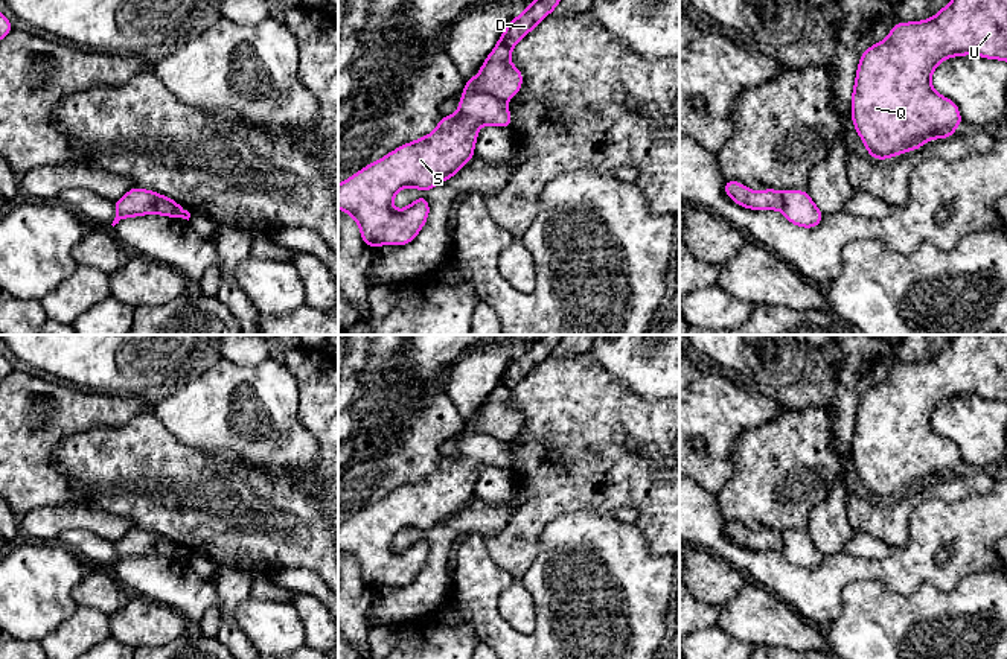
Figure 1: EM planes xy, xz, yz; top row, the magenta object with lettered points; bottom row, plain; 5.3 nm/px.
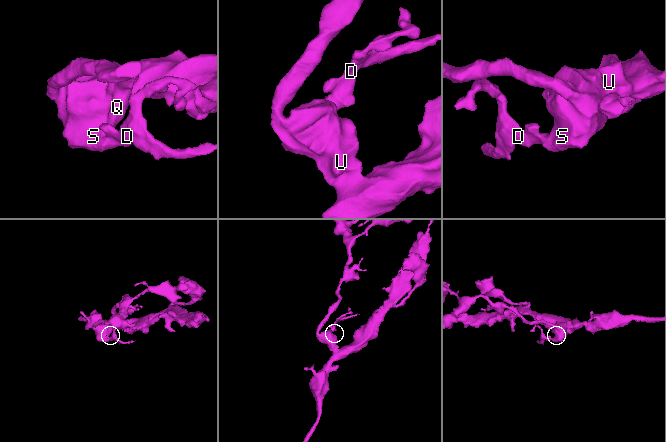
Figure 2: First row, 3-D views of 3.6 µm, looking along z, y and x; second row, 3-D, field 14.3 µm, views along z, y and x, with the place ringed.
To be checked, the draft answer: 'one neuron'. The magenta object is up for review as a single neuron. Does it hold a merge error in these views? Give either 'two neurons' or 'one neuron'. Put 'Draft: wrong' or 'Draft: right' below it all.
two neurons
Draft: wrong

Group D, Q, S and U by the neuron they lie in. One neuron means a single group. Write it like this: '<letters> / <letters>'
D / Q S U

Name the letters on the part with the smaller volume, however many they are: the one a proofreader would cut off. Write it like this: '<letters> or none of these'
D

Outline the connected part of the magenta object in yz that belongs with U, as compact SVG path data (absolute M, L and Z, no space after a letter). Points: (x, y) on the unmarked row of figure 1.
M957 335L929 361L896 364L887 380L861 396L852 435L852 461L871 499L893 499L911 490L920 495L926 481L954 479L954 470L963 464L960 450L932 429L931 417L943 400L963 396L1007 402L1007 335Z

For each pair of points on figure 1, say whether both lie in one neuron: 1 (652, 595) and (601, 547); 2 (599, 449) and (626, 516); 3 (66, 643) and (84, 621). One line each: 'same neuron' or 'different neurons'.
1: same neuron
2: different neurons
3: same neuron

